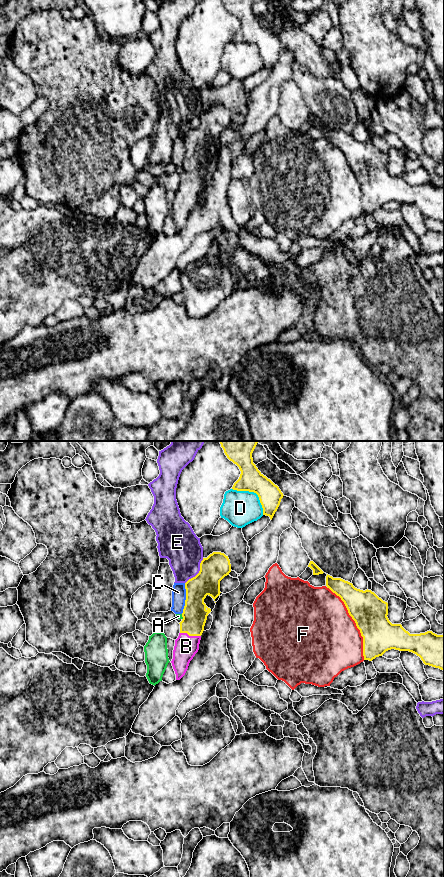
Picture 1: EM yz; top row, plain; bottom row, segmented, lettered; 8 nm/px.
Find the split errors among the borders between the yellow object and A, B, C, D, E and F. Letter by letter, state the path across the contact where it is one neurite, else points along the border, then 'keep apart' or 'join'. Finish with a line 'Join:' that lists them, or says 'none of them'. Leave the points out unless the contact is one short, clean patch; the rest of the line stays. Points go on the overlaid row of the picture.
A: along yz (181, 614), (182, 619) | keep apart
B: across yz (194, 614), (190, 635), (186, 646) | join
C: keep apart
D: keep apart
E: along yz (203, 558), (200, 563), (200, 570), (185, 583) | keep apart
F: keep apart
Join: B

